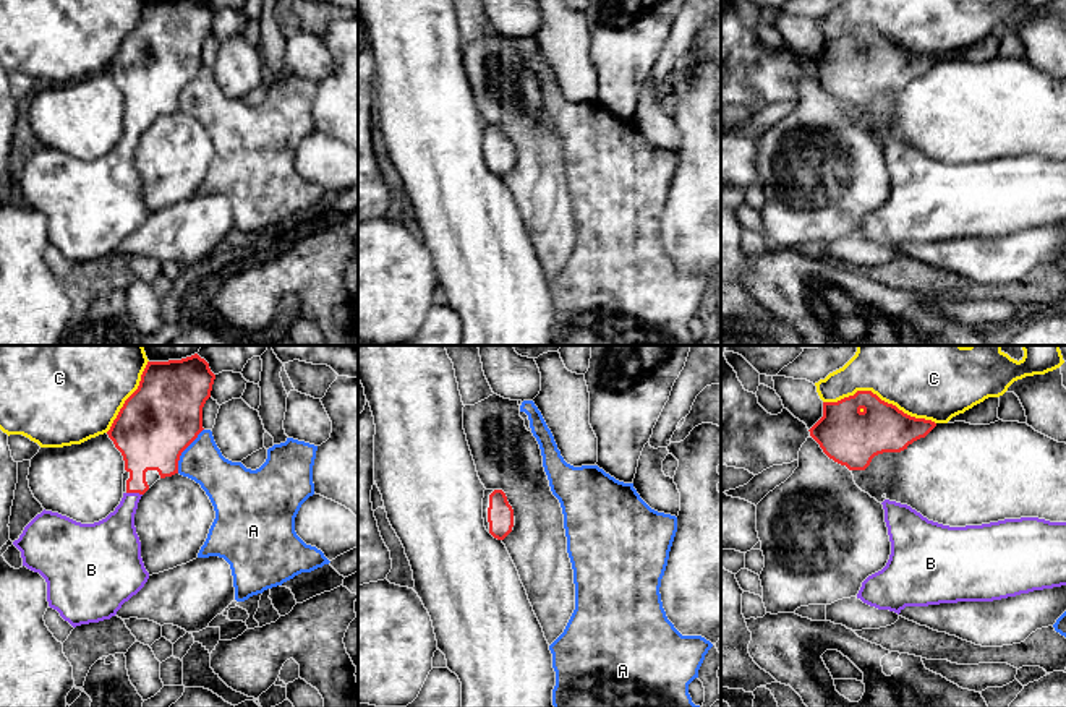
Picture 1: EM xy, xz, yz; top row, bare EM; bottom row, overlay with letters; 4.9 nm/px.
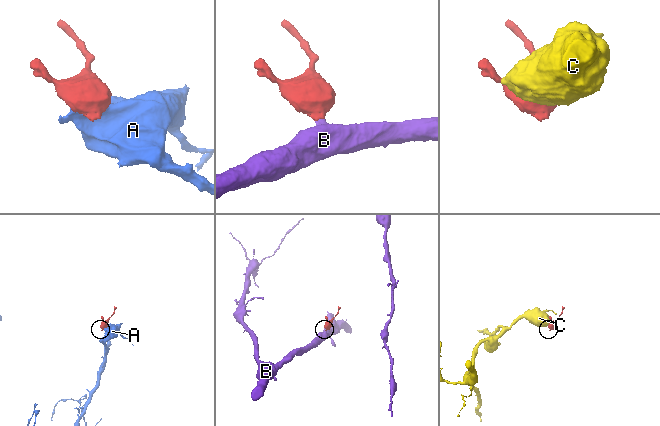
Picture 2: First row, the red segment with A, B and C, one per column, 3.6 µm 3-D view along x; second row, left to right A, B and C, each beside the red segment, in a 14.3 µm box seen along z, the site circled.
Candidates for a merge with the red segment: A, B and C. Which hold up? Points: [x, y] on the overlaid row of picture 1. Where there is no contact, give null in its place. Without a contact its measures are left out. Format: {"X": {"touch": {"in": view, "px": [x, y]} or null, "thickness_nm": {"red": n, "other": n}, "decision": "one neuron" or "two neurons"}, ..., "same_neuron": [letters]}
{"A": {"touch": {"in": "xy", "px": [183, 449]}, "thickness_nm": {"red": 380, "other": 200}, "decision": "two neurons"}, "B": {"touch": {"in": "xy", "px": [135, 492]}, "thickness_nm": {"red": 280, "other": 220}, "decision": "one neuron"}, "C": {"touch": {"in": "yz", "px": [878, 398]}, "thickness_nm": {"red": 280, "other": 480}, "decision": "two neurons"}, "same_neuron": ["B"]}

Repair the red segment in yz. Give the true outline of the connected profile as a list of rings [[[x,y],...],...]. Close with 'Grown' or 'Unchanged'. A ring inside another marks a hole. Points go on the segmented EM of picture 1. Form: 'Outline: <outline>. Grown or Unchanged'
Outline: [[[857,391],[838,402],[823,402],[823,417],[808,431],[829,459],[849,470],[865,470],[875,456],[901,452],[935,426],[872,391]]]. Unchanged

